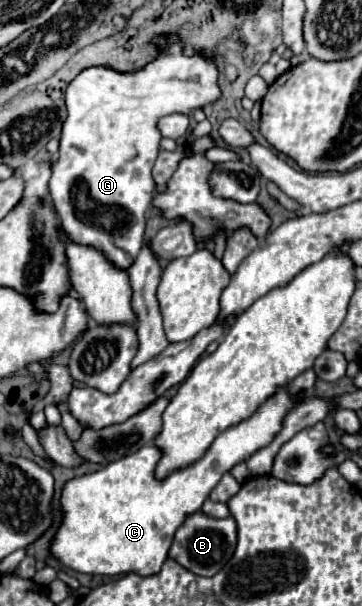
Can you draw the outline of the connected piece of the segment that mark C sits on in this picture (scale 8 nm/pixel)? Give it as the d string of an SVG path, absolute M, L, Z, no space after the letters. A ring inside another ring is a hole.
M287 387L277 389L251 417L225 429L201 459L169 473L165 479L155 477L155 467L161 459L161 449L155 443L109 463L101 471L71 479L63 487L61 505L65 517L51 543L51 555L79 573L155 575L167 559L177 527L201 509L203 501L231 467L245 463L255 451L273 441L283 427L285 415L295 405L297 401L287 393Z

